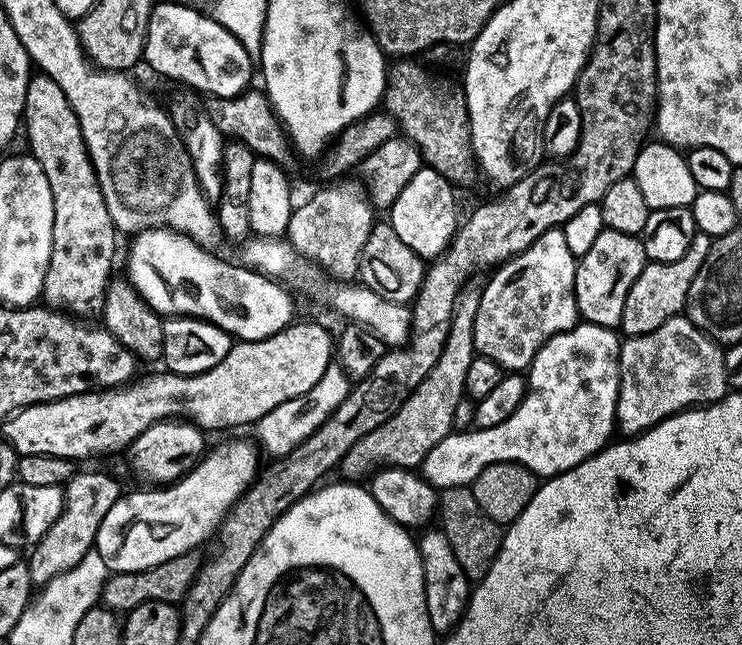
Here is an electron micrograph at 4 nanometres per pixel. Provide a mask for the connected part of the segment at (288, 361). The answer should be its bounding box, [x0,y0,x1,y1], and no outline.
[3,322,334,462]

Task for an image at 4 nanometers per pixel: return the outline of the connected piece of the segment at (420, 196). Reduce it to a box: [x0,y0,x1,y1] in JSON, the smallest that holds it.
[390,166,458,262]

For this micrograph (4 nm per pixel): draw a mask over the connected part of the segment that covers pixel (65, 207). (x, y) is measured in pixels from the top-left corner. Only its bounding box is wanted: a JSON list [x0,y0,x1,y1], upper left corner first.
[22,74,118,318]

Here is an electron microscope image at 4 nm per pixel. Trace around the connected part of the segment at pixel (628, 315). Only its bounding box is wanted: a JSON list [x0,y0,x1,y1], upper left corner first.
[618,232,713,337]

